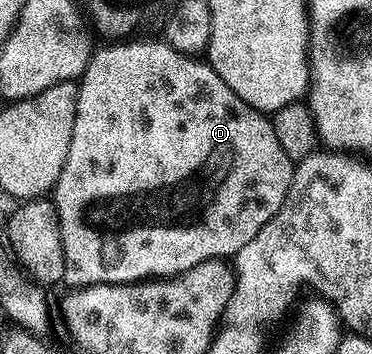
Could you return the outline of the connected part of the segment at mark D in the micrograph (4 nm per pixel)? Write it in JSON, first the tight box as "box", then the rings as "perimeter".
{"box":[53,41,295,289],"perimeter":[[[115,41],[92,50],[86,69],[79,76],[77,93],[77,113],[73,121],[73,141],[69,141],[69,157],[61,169],[53,188],[53,202],[60,223],[60,233],[64,241],[65,273],[63,283],[71,289],[98,287],[113,283],[138,283],[144,279],[180,275],[182,271],[193,269],[207,259],[226,260],[245,249],[261,225],[269,221],[281,209],[289,193],[291,178],[295,175],[295,163],[281,149],[277,133],[273,133],[270,118],[264,112],[253,109],[212,69],[211,64],[199,57],[181,54],[166,41],[159,43],[131,43],[135,41]]]}

